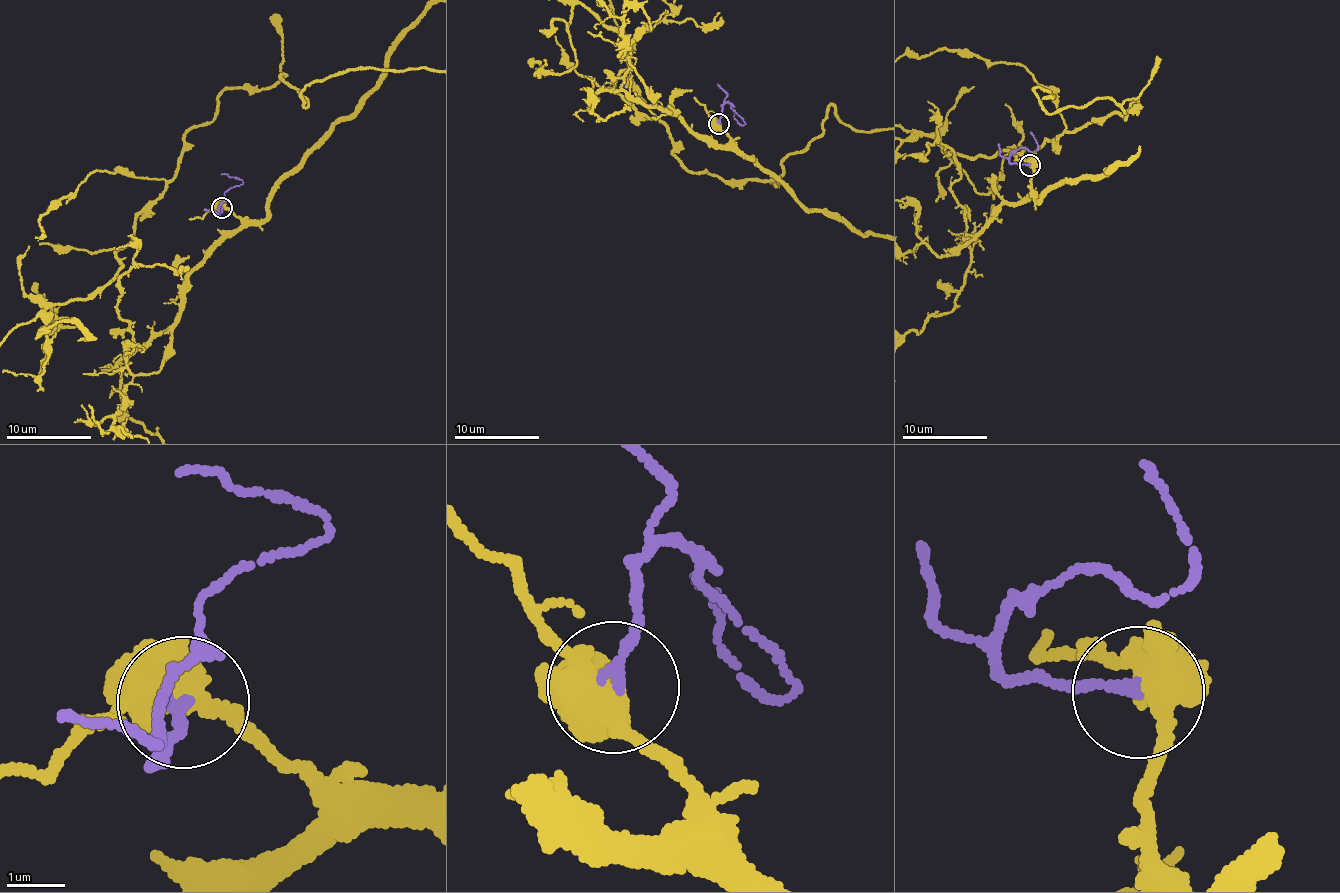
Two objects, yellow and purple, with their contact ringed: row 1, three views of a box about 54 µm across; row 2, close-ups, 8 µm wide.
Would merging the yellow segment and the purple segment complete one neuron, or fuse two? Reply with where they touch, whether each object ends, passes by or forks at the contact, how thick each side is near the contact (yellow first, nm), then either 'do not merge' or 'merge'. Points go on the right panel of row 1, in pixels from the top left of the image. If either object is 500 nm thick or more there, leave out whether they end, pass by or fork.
place (1030, 165); yellow forks; purple ends; calibres 440 and 180 nm; do not merge

